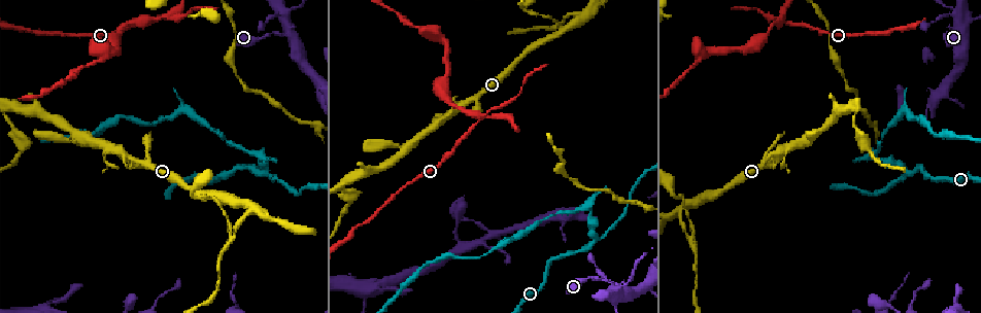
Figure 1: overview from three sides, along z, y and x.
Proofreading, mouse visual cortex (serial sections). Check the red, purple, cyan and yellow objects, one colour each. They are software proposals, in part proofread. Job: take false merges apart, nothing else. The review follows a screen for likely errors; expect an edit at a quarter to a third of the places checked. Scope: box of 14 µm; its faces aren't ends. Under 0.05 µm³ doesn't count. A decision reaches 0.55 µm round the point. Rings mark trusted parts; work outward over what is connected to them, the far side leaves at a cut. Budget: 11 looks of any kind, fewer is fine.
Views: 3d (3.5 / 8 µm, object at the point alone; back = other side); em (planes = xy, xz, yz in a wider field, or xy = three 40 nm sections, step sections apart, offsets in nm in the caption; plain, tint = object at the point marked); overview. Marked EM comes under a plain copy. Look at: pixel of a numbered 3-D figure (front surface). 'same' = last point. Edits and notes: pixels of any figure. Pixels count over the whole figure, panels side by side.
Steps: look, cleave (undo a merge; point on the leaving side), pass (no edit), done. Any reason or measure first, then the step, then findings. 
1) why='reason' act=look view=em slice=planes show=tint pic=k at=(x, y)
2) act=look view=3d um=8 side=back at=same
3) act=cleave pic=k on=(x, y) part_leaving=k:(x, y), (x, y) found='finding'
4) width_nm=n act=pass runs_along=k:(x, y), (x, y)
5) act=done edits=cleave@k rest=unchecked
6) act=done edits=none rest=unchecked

why='abrupt turn' act=look view=3d um=3.5 pic=1 at=(480, 117)

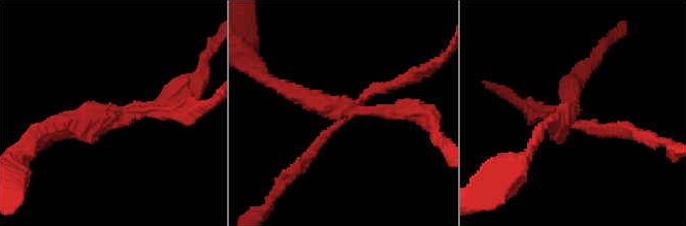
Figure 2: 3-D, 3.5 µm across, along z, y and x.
arms=4 arm_widths_nm=100,150,200,250 act=look view=em slice=xy step=5 show=tint pic=2 at=(343, 106)

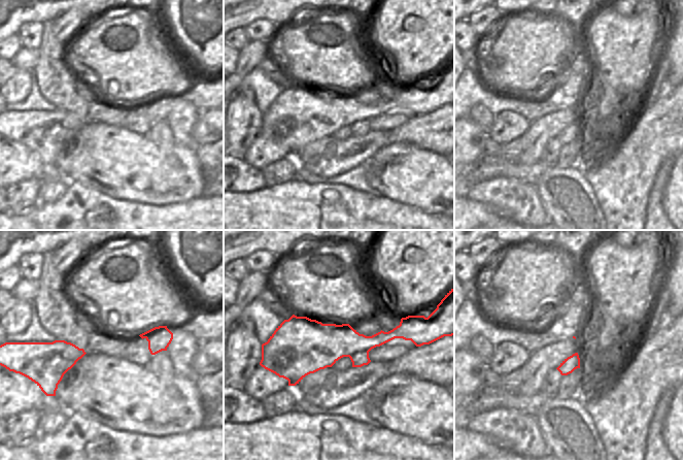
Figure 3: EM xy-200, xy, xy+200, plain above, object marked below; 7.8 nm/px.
act=pass found='one cell here'

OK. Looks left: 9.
why='arms part here' act=look view=3d um=3.5 pic=1 at=(105, 53)

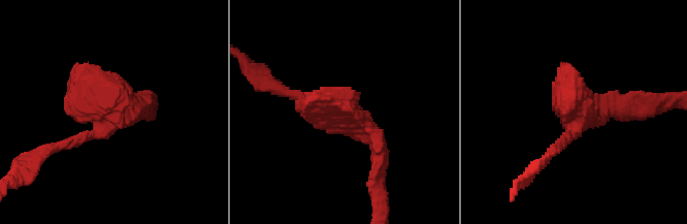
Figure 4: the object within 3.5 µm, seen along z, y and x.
act=look view=em slice=xy step=5 show=tint pic=4 at=(581, 114)

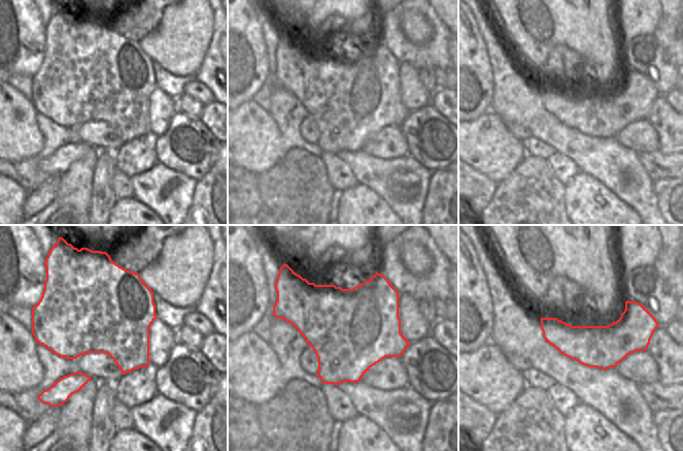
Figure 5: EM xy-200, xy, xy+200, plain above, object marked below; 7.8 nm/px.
act=look view=em slice=planes show=tint at=same

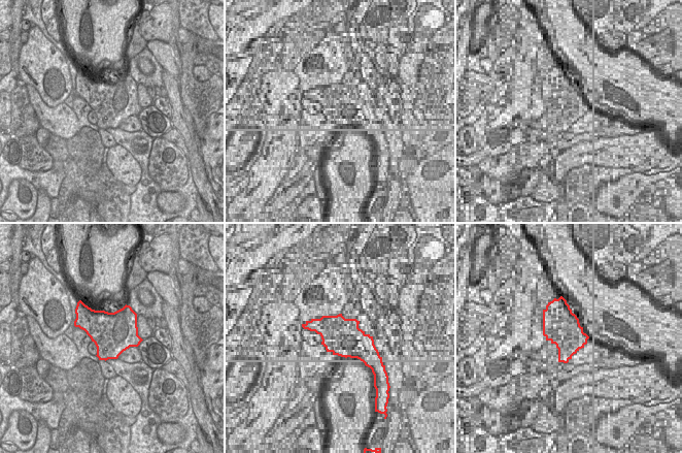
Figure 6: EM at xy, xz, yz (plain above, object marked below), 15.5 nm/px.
act=pass runs_along=4:(380, 164), (370, 130), (291, 93) found='continuous, no second cell'

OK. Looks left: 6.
why='three-way junction' act=look view=3d um=3.5 pic=1 at=(15, 106)

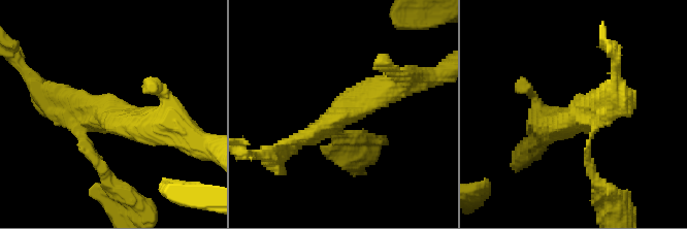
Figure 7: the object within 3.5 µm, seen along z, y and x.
arms=3 arm_widths_nm=100,250,450 act=look view=em slice=xy step=3 show=tint pic=7 at=(577, 117)

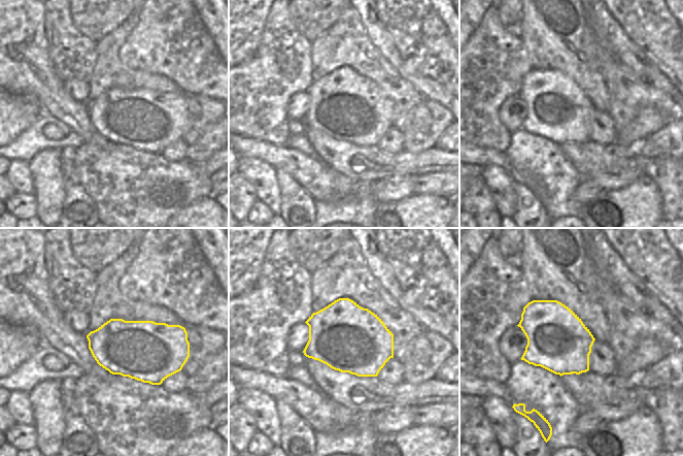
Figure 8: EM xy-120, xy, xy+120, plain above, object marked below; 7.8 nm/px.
act=cleave pic=7 on=(98, 166) found='a second cell is stuck on'

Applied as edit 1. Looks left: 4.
why='arms part here' act=look view=3d um=3.5 pic=1 at=(596, 239)

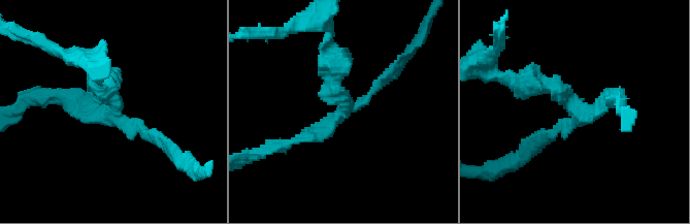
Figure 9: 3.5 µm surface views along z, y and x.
act=look view=em slice=xy step=2 show=tint pic=9 at=(576, 111)

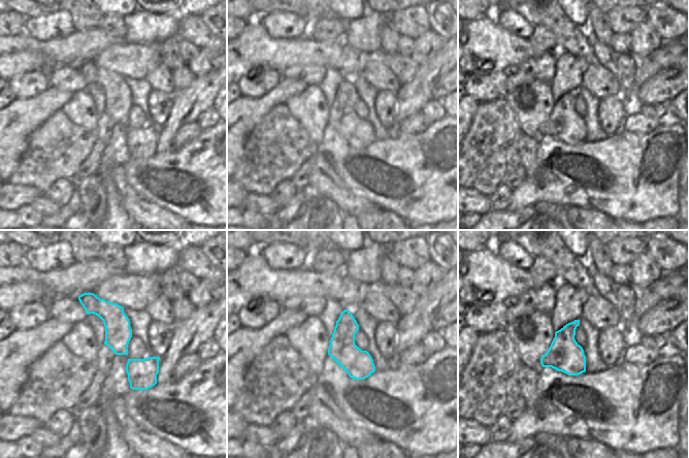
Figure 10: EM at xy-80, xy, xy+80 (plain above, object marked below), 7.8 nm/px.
arms=3 arm_widths_nm=150,150,250 act=cleave pic=9 on=(540, 81) part_leaving=9:(570, 99), (491, 71) found='a second cell is stuck on'

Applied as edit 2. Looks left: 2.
why='three arms meet' act=look view=3d um=8 pic=1 at=(230, 238)

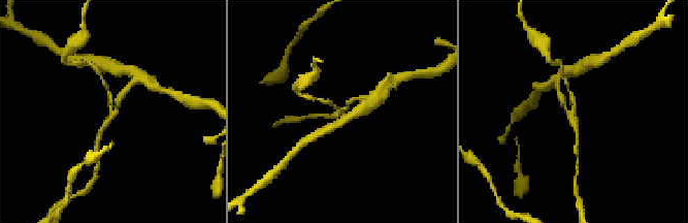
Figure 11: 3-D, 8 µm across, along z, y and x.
arms=3 arm_widths_nm=150,200,200 act=look view=em slice=xy step=3 show=tint pic=11 at=(345, 108)

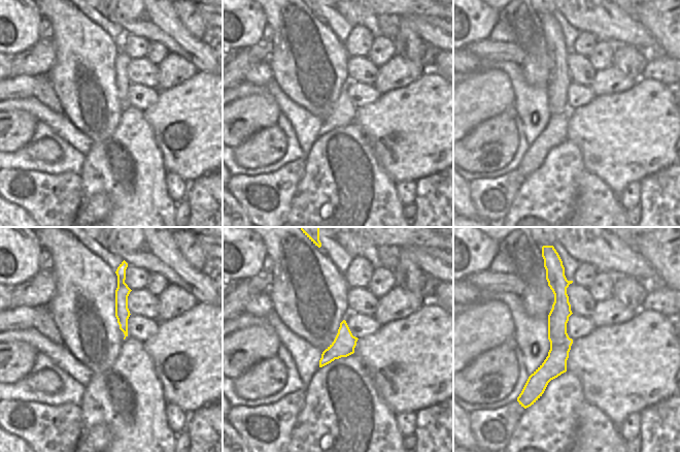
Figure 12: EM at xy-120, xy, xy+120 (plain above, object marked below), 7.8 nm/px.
act=cleave pic=11 on=(574, 123) part_leaving=11:(566, 110), (575, 107), (566, 83) found='a second cell is stuck on'

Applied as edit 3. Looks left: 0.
act=done edits=cleave@7,cleave@9,cleave@11 rest=unchecked

